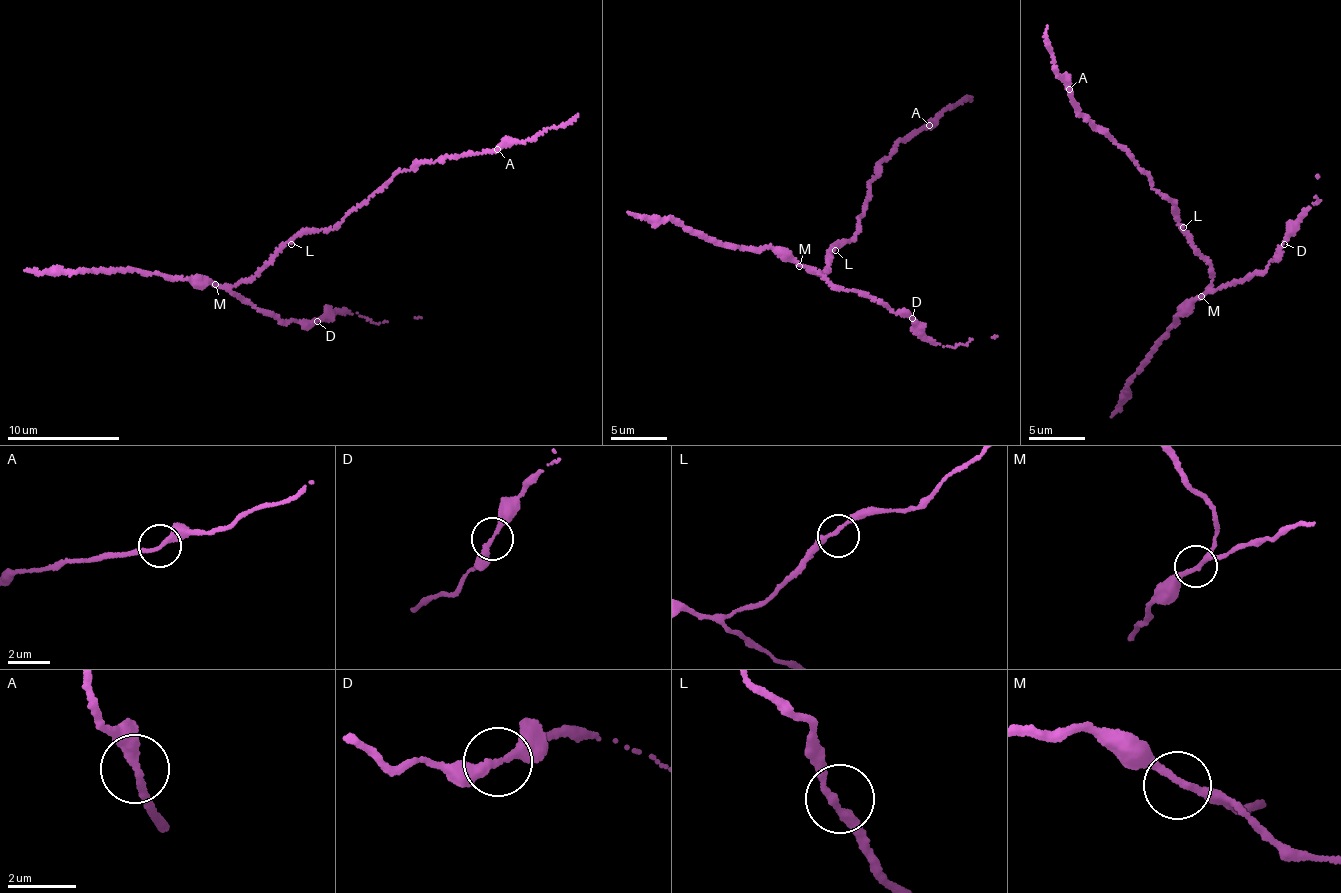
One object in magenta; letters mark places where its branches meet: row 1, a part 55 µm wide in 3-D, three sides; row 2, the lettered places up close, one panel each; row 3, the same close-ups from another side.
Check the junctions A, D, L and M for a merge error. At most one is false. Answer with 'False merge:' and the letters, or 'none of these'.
False merge: none of these

